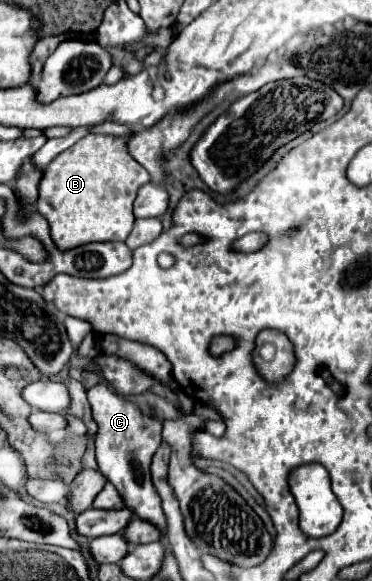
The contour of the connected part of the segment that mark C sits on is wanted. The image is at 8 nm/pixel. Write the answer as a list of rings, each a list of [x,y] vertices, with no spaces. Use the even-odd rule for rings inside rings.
[[[98,383],[88,389],[88,401],[92,405],[94,421],[98,423],[96,433],[96,461],[98,469],[108,477],[110,483],[120,491],[126,501],[126,507],[134,509],[134,515],[158,525],[162,531],[166,519],[160,507],[160,497],[152,485],[150,461],[162,441],[162,423],[150,415],[144,415],[140,407],[118,395],[108,383]]]

